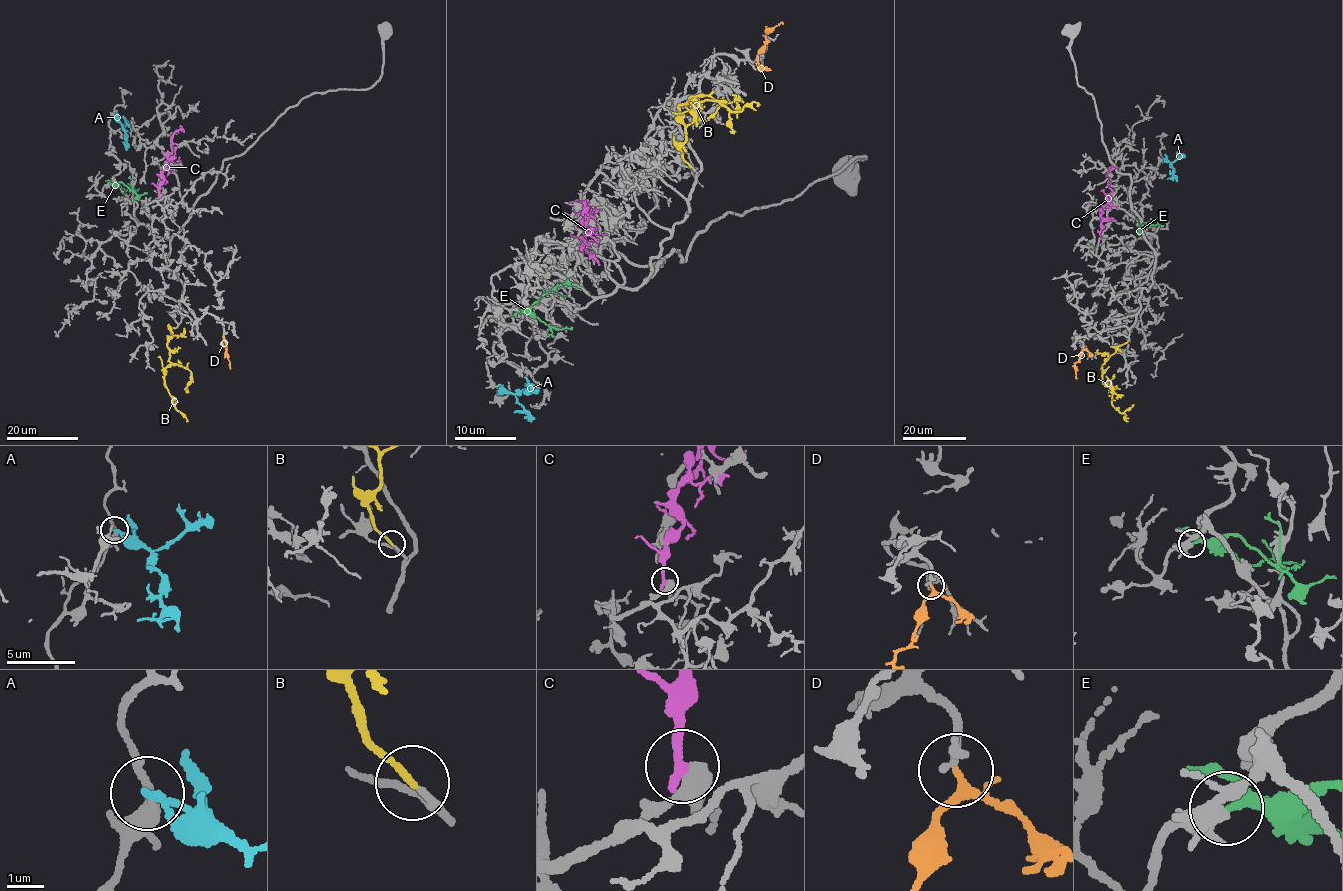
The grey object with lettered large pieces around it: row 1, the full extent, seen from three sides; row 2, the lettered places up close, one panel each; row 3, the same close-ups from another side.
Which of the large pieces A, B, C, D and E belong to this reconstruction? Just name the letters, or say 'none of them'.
B, D

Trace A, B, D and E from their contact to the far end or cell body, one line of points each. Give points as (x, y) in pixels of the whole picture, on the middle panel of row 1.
A: (498, 385), (515, 394), (524, 394), (529, 387), (538, 390)
B: (691, 167), (680, 150), (687, 131), (680, 104), (691, 96), (692, 111), (702, 101), (734, 112), (757, 107)
D: (756, 59), (766, 43), (766, 31), (781, 22), (783, 24)
E: (519, 310), (526, 310), (557, 286), (568, 284), (583, 290)

